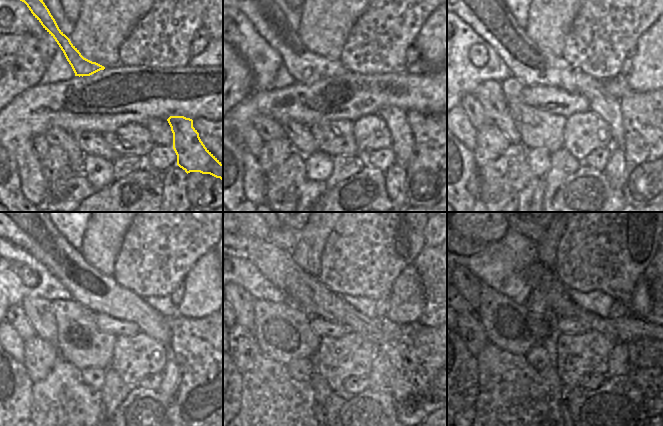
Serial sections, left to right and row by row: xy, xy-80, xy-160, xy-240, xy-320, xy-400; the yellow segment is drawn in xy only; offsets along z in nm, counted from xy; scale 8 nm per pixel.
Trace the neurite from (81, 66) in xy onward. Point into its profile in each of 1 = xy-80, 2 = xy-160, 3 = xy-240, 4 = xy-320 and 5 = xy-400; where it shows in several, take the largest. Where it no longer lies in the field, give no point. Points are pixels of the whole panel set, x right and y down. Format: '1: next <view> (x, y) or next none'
1: next xy-80 (269, 21)
2: next xy-160 (481, 8)
3: next xy-240 (34, 232)
4: next xy-320 (316, 294)
5: next xy-400 (559, 303)

